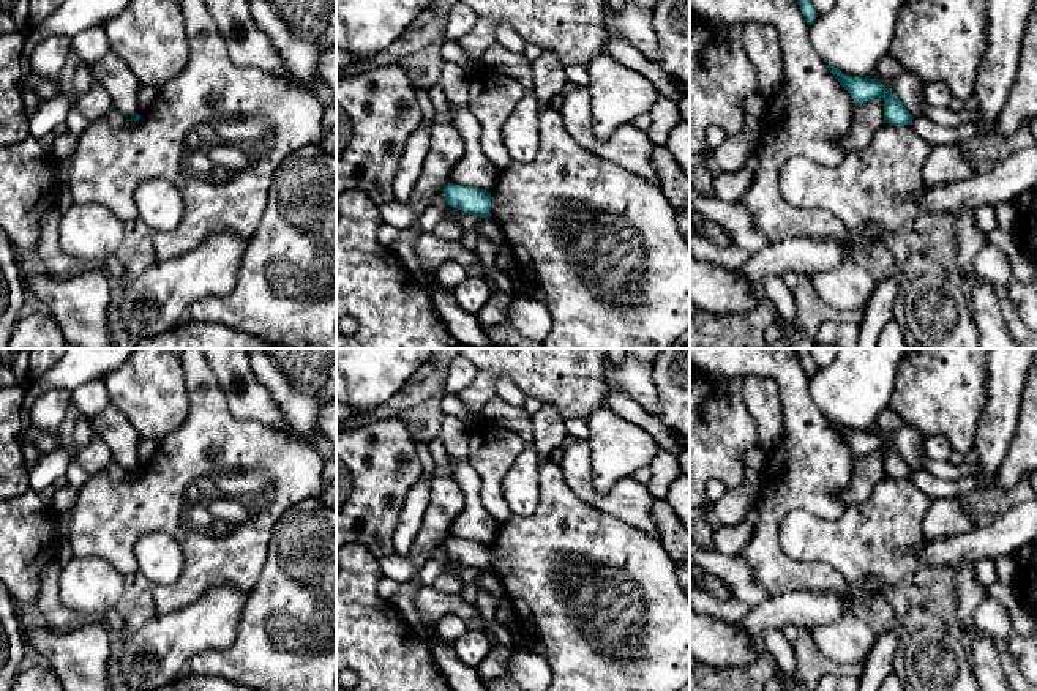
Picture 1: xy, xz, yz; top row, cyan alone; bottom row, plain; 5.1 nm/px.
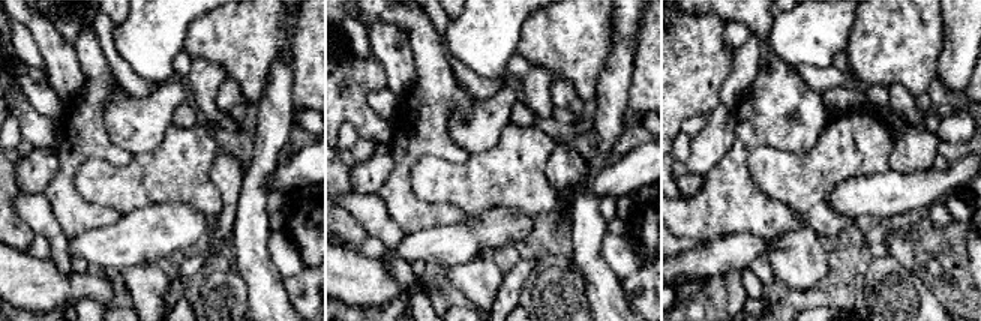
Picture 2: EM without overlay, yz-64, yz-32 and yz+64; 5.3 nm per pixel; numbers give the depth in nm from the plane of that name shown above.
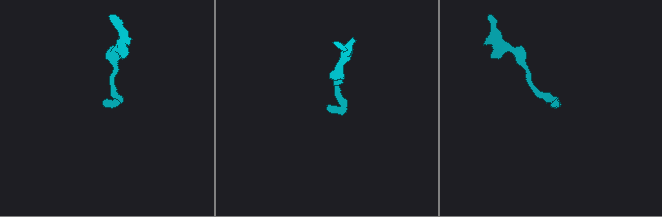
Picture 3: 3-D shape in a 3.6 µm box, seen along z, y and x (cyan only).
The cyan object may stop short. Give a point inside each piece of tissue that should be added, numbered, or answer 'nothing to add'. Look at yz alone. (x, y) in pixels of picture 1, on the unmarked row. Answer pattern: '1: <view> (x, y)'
nothing to add

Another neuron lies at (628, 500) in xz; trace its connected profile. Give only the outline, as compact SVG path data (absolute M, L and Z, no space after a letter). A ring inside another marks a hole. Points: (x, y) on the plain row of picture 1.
M578 440L565 450L560 469L567 484L582 502L635 529L658 536L658 527L652 517L653 497L646 484L627 476L614 483L606 494L595 491L587 440Z

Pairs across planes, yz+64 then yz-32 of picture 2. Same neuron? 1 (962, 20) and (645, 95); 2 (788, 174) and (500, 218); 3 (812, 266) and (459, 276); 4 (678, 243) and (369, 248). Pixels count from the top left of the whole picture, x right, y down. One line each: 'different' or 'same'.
1: different
2: different
3: same
4: same

